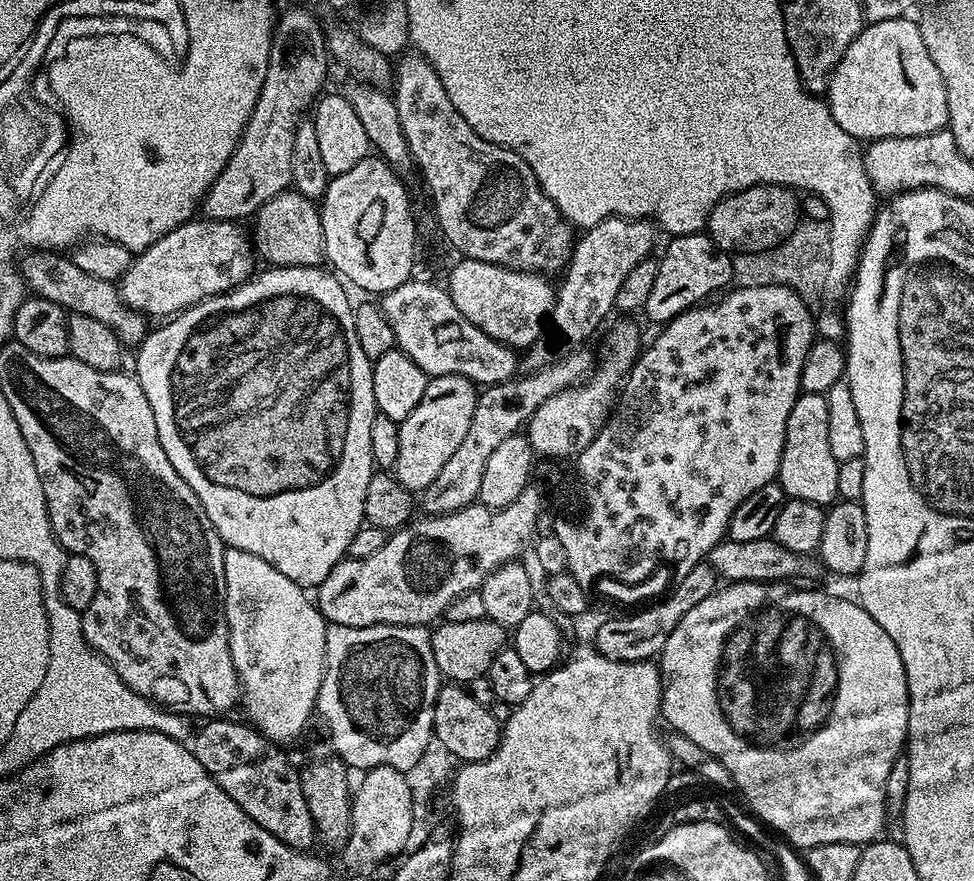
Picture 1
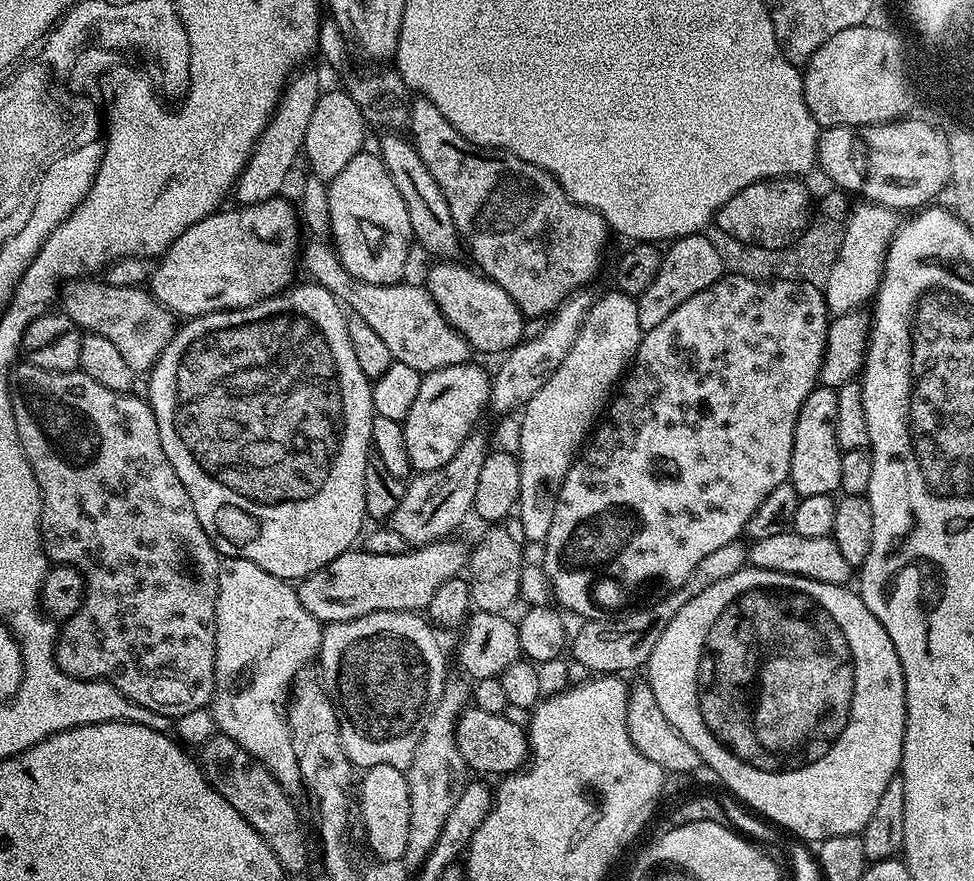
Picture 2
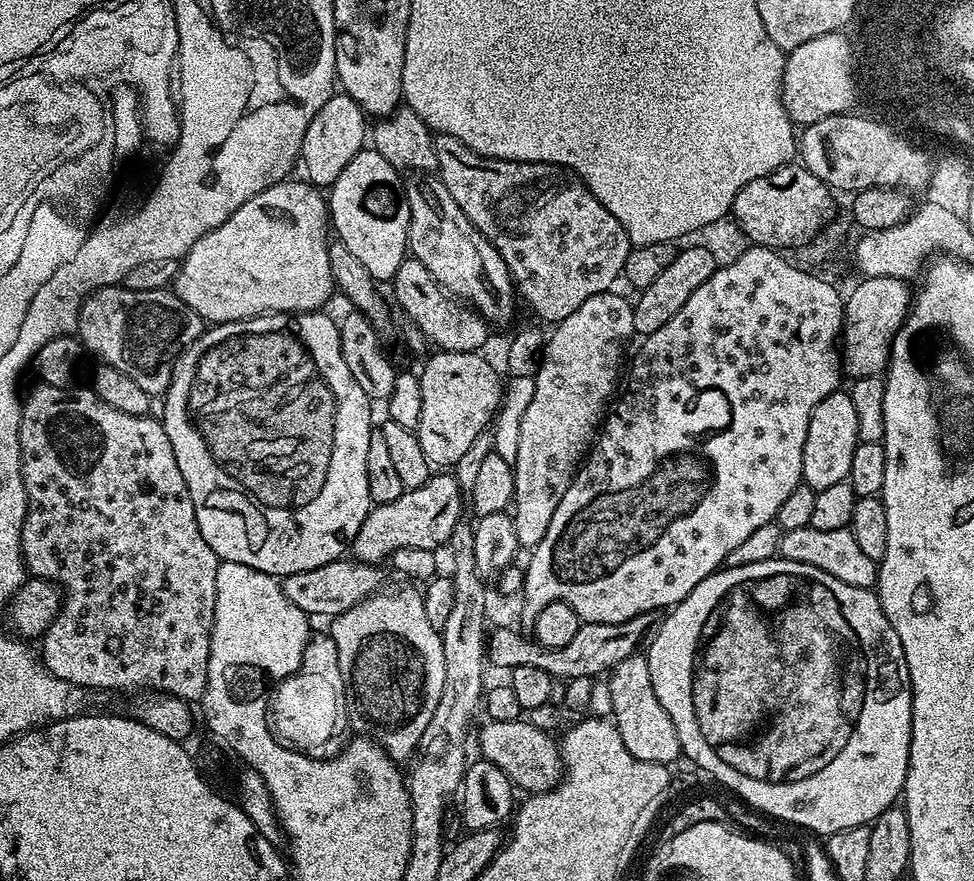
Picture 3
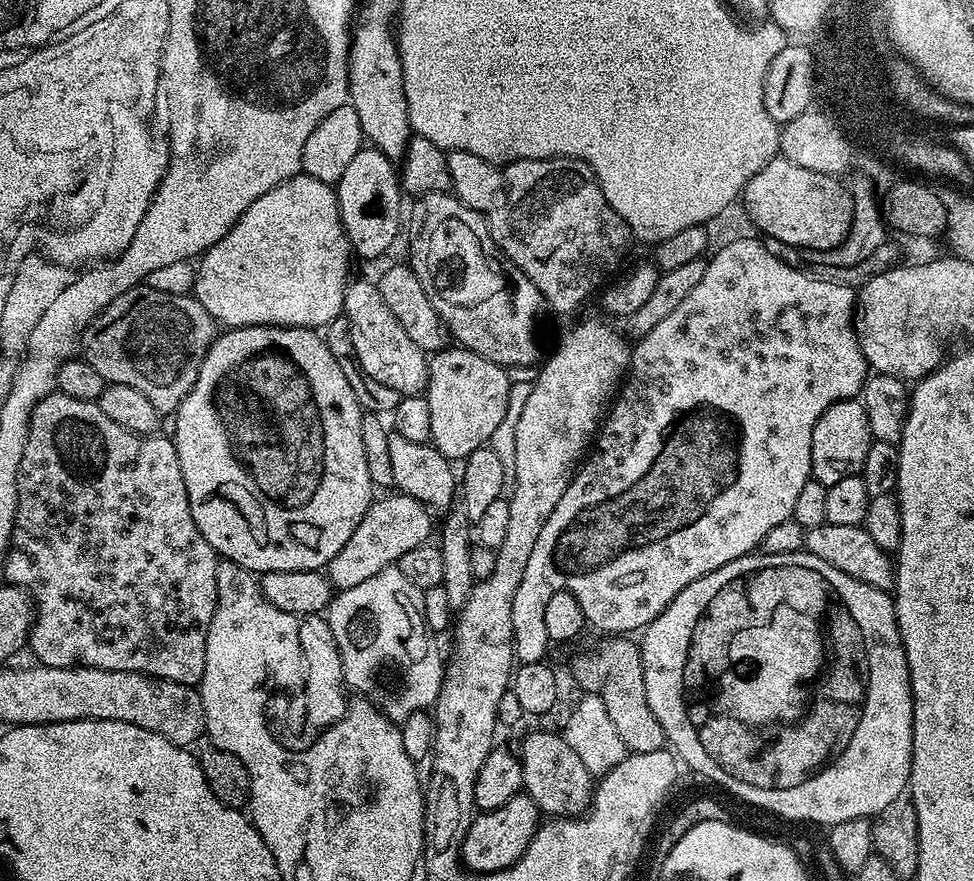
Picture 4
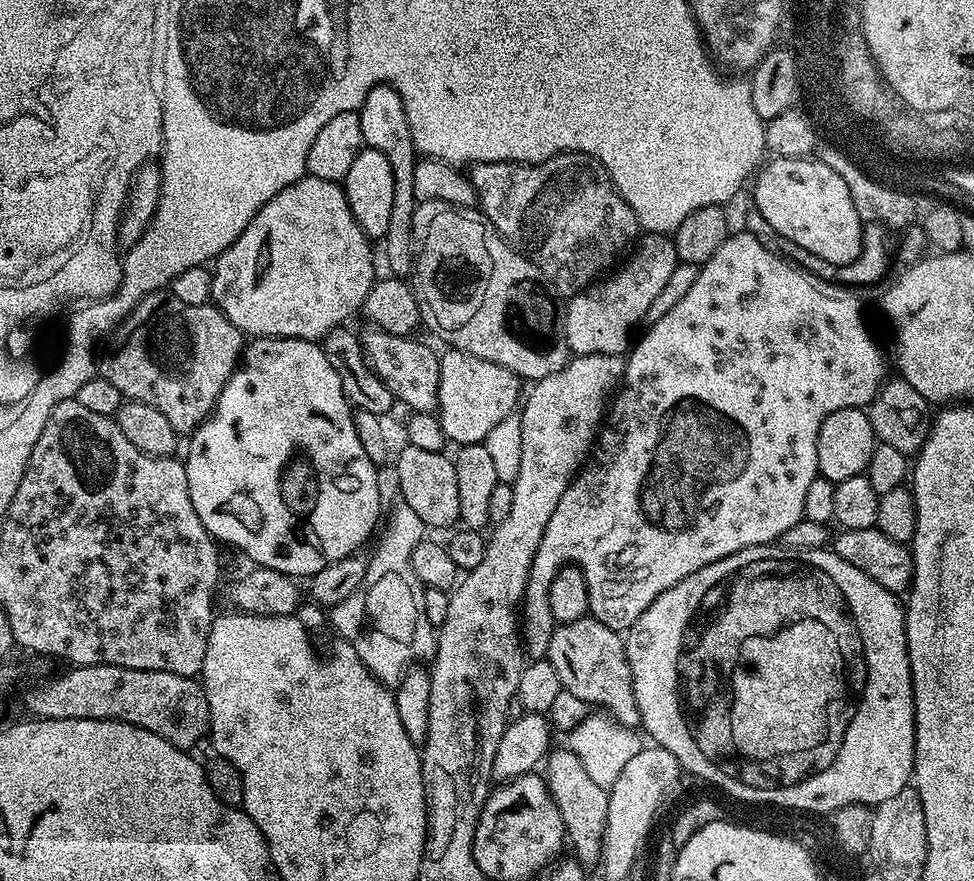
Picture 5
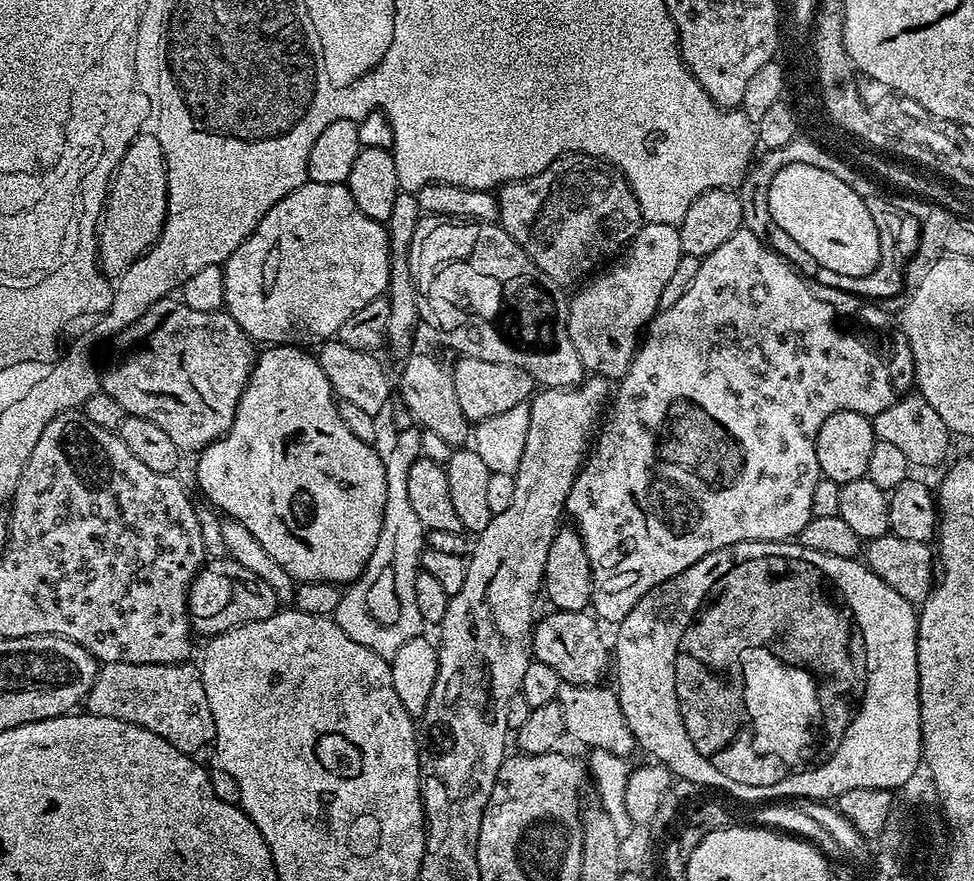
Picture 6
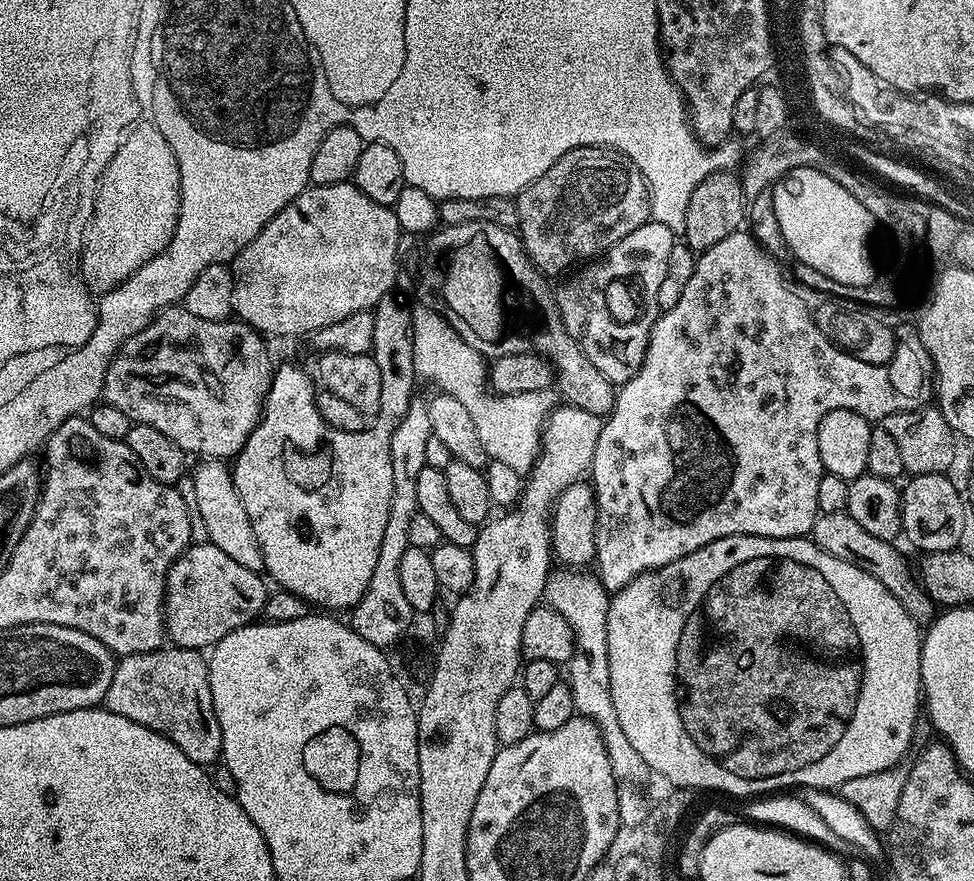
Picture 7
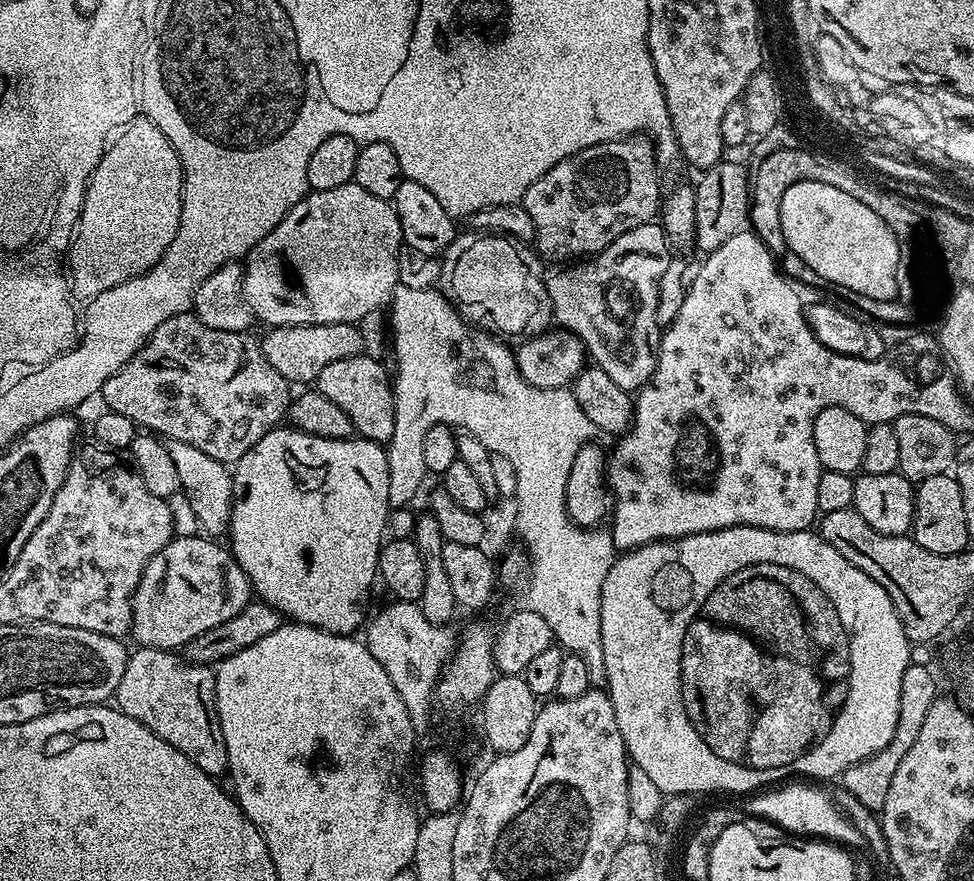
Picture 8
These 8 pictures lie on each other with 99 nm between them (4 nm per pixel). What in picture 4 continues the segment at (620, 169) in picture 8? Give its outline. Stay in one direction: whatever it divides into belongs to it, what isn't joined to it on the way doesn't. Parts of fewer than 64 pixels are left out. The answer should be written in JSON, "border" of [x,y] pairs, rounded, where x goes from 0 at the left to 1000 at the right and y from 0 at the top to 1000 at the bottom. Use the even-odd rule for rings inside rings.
{"border":[[[460,173],[459,178],[462,202],[464,203],[463,217],[468,226],[474,228],[479,236],[487,237],[493,245],[497,246],[507,276],[513,280],[517,292],[524,299],[532,302],[536,306],[536,311],[540,311],[540,316],[544,316],[544,320],[548,320],[548,325],[552,325],[552,329],[559,336],[560,346],[566,353],[567,350],[571,354],[589,353],[636,302],[637,294],[640,293],[641,285],[645,281],[647,264],[641,249],[628,237],[626,229],[622,229],[622,220],[618,220],[618,211],[610,198],[610,193],[606,188],[602,188],[602,184],[590,182],[584,177],[570,177],[564,182],[528,182],[524,186],[510,188],[504,186],[502,182],[496,182],[482,173]]]}

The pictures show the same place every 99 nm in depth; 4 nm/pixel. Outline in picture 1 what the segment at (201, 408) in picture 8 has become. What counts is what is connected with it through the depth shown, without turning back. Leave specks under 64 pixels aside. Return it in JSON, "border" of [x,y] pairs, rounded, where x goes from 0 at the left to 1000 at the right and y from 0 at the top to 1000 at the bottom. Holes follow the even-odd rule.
{"border":[[[34,284],[30,285],[18,301],[26,323],[36,335],[51,343],[60,343],[60,347],[64,347],[71,355],[79,354],[89,356],[92,361],[101,361],[101,365],[118,375],[124,390],[140,393],[152,380],[154,368],[151,368],[153,364],[149,355],[139,354],[131,348],[123,336],[122,326],[116,319],[97,316],[97,311],[88,311],[88,306],[83,306],[69,289],[57,284]]]}

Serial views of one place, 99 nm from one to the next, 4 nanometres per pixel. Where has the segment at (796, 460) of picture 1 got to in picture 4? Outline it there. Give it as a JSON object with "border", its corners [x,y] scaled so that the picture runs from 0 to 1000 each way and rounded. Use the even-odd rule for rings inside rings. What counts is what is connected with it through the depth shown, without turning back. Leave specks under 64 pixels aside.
{"border":[[[879,452],[856,456],[846,467],[844,474],[836,479],[832,497],[833,544],[851,554],[856,552],[856,547],[864,547],[864,543],[884,539],[889,524],[889,511],[893,511],[895,501],[893,479],[889,474],[886,457]]]}

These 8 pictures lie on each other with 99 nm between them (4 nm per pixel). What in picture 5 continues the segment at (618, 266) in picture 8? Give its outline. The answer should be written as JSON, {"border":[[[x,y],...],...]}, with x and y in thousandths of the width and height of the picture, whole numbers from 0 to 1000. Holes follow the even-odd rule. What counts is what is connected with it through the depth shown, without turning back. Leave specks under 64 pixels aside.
{"border":[[[666,264],[658,275],[651,291],[634,309],[625,310],[622,318],[611,319],[582,342],[577,367],[583,396],[588,403],[638,403],[646,392],[647,375],[660,364],[672,336],[692,311],[698,296],[689,269]]]}

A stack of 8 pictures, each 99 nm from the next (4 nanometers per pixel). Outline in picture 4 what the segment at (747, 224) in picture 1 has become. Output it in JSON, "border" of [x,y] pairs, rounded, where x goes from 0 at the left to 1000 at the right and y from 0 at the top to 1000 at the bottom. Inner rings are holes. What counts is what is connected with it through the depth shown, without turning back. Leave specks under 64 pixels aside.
{"border":[[[798,179],[770,202],[762,219],[762,230],[772,250],[772,259],[784,263],[785,269],[792,269],[805,279],[831,277],[850,286],[866,278],[874,257],[875,219],[862,207],[859,201],[840,198],[840,193],[828,193],[828,188],[815,188],[815,184]]]}

